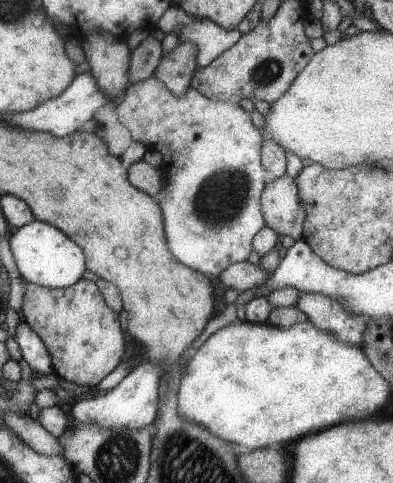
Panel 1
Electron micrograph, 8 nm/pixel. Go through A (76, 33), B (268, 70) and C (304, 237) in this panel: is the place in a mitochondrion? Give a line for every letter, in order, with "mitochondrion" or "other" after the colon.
A: other
B: mitochondrion
C: other

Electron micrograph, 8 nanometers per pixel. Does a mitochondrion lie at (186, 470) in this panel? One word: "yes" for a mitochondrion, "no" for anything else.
yes

